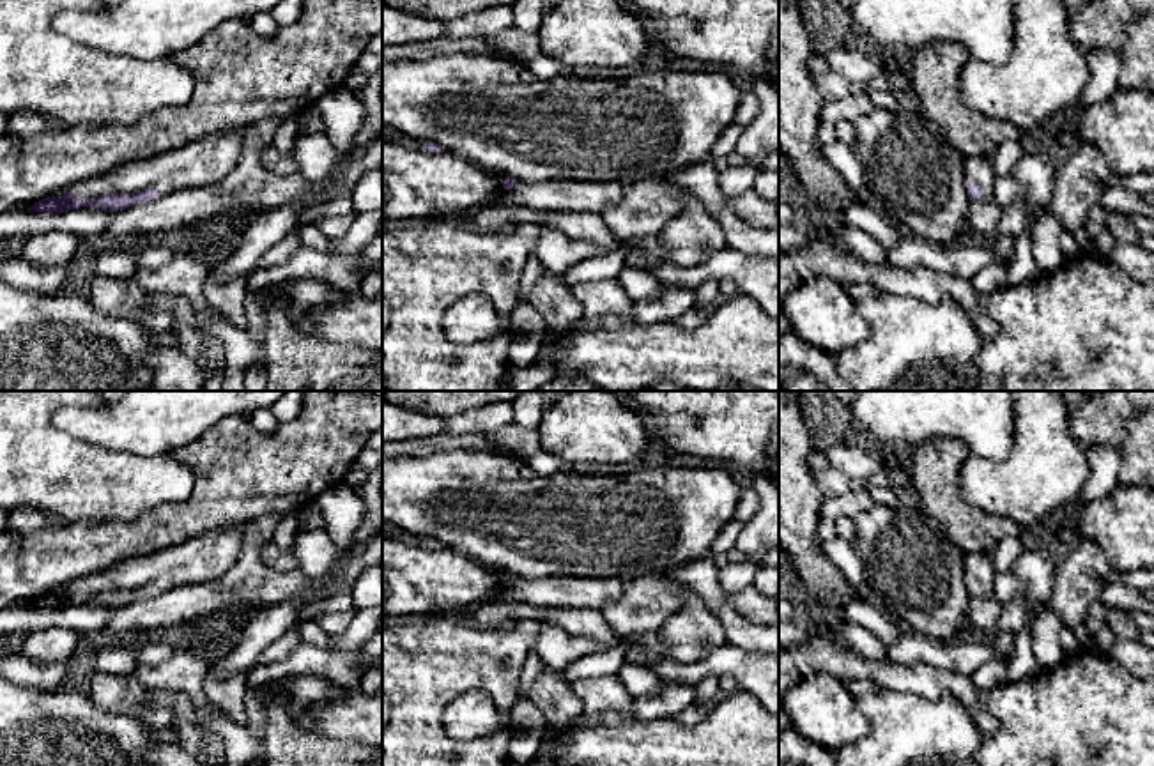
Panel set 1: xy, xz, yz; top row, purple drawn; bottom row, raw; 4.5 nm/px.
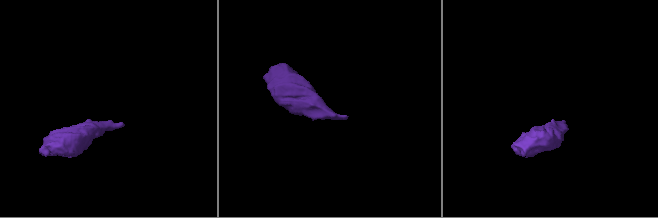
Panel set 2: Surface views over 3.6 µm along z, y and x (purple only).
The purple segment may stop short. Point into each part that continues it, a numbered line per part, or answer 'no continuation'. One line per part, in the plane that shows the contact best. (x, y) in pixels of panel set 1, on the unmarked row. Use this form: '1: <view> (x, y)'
1: xy (204, 558)

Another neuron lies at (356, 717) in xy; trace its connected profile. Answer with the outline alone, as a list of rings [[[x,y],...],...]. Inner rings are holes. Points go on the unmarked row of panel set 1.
[[[356,688],[340,699],[303,706],[296,720],[335,739],[382,747],[382,688],[377,693]]]

